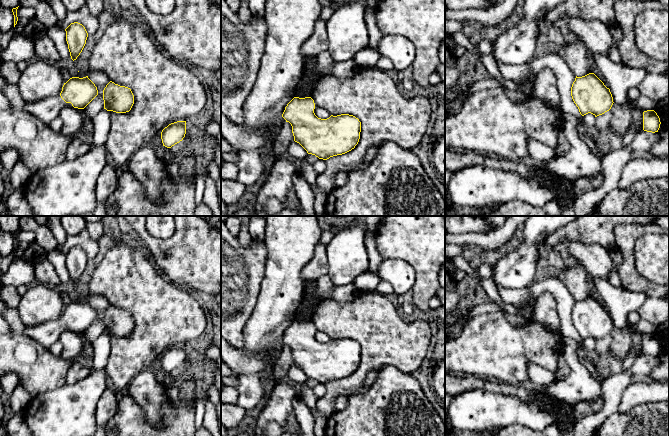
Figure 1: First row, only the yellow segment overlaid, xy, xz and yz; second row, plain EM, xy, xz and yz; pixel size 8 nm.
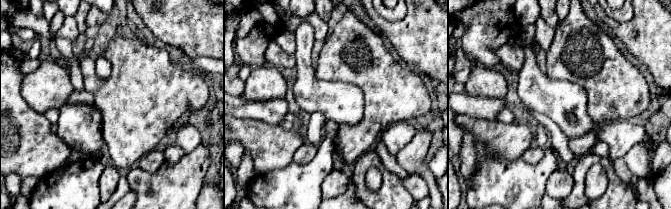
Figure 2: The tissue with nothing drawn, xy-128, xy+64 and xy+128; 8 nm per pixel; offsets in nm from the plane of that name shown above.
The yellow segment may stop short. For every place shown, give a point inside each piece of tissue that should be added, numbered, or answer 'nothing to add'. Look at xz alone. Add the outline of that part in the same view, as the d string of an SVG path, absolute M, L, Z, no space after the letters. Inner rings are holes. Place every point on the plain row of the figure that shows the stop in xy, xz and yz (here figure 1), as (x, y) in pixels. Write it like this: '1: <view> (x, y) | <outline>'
1: xz (236, 359) | M221 337L221 360L238 375L252 374L263 370L266 362L271 358L277 358L284 346L286 344L282 341L281 345L273 349L269 356L249 355L243 349L230 345Z

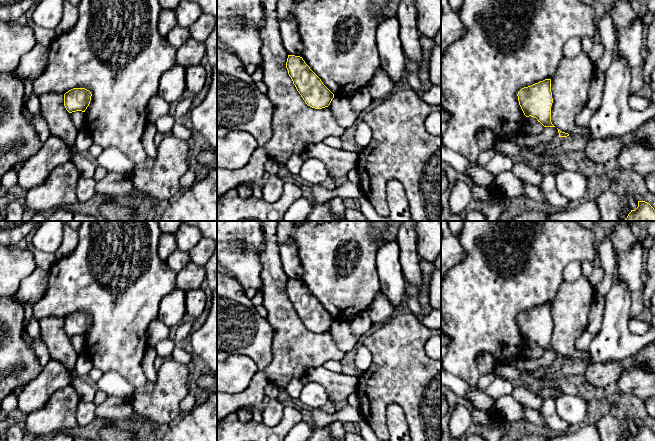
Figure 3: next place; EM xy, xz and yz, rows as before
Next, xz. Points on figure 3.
nothing to add

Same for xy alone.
nothing to add

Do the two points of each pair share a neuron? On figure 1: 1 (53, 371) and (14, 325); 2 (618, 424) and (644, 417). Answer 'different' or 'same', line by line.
1: same
2: same

